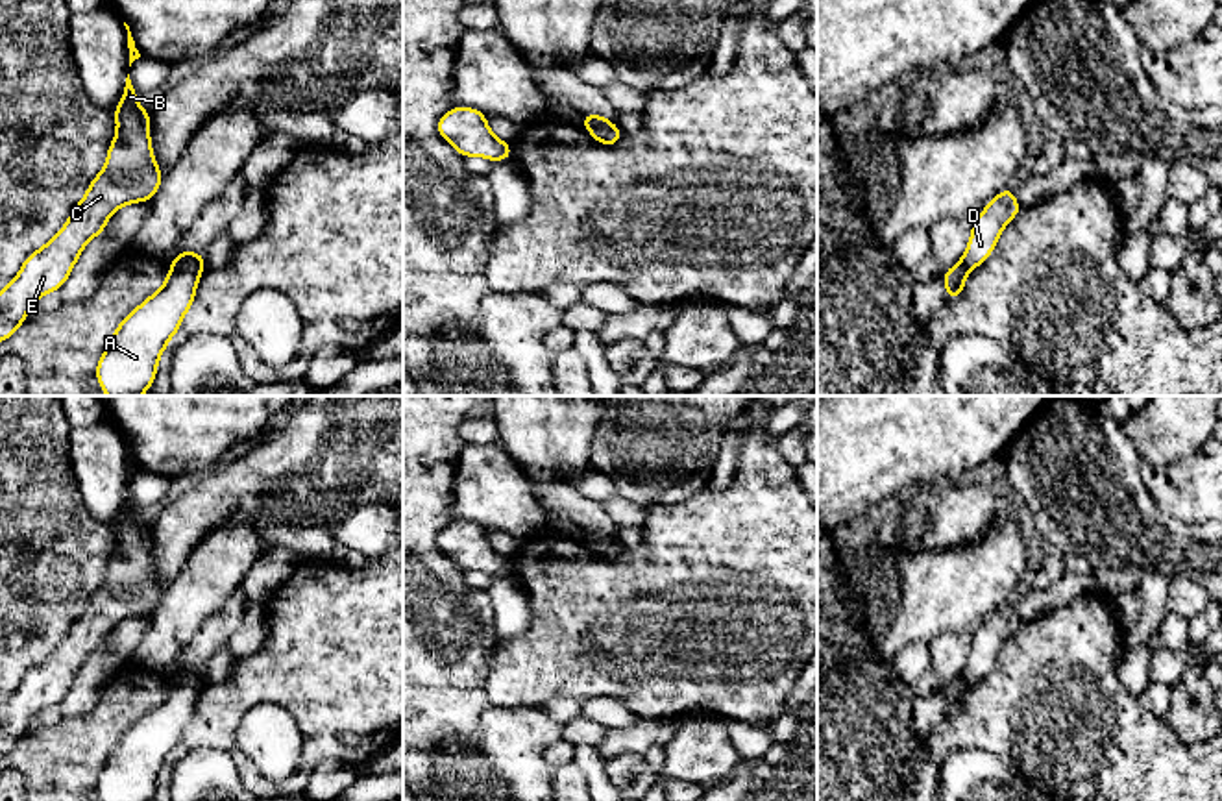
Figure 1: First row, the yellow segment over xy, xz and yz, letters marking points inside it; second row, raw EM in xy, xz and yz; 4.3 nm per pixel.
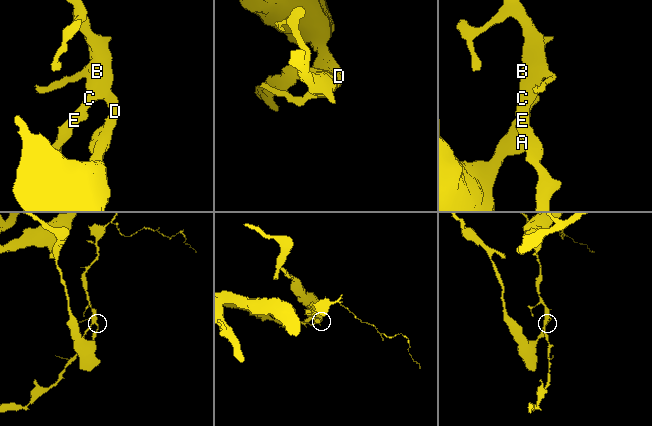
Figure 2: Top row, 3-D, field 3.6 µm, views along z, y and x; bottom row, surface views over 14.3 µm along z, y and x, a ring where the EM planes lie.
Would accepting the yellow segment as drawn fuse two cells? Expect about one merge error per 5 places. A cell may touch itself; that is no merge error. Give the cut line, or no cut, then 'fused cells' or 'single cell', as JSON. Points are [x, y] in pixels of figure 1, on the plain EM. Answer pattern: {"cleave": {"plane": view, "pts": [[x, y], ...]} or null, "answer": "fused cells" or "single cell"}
{"cleave": {"plane": "xy", "pts": [[176, 672], [202, 681]]}, "answer": "fused cells"}

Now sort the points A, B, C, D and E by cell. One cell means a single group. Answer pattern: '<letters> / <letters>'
A / B C D E

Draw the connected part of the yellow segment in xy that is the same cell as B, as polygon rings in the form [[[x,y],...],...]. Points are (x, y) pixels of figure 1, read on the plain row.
[[[128,488],[120,518],[113,525],[116,549],[105,581],[57,649],[30,668],[15,694],[0,705],[0,757],[26,736],[35,714],[65,699],[87,657],[104,647],[116,623],[152,616],[161,601],[165,586],[157,583],[150,557],[152,524],[141,524],[135,518],[139,511]]]

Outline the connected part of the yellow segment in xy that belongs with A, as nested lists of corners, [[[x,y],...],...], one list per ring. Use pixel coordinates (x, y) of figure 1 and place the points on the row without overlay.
[[[172,673],[165,699],[118,736],[96,779],[100,801],[152,801],[157,777],[194,718],[203,681]]]

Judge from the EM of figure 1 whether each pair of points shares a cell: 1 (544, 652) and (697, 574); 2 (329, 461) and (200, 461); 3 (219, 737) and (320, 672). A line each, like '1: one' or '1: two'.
1: one
2: two
3: one

